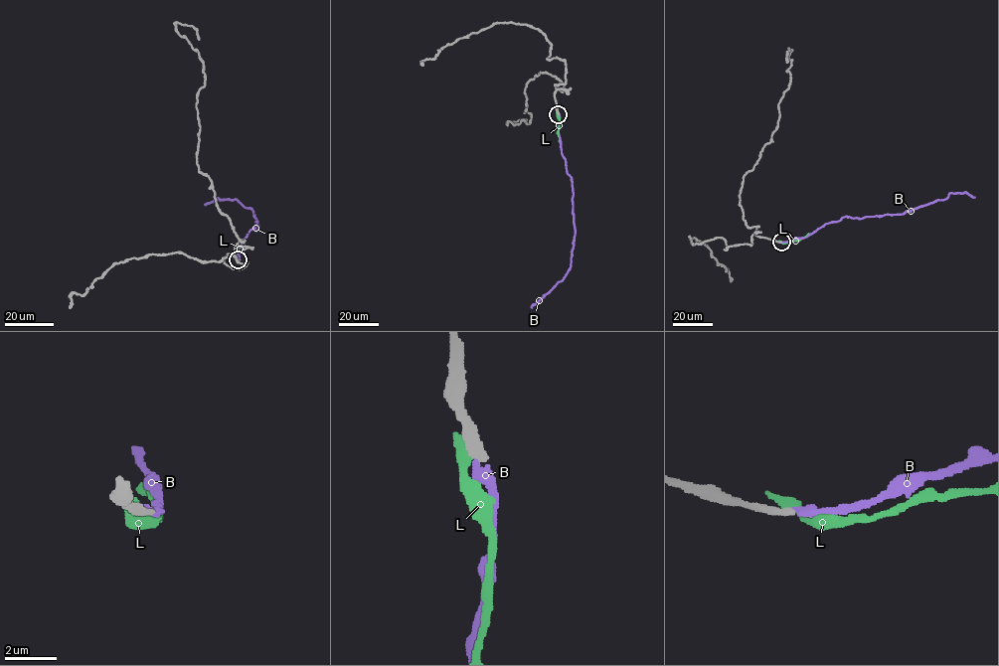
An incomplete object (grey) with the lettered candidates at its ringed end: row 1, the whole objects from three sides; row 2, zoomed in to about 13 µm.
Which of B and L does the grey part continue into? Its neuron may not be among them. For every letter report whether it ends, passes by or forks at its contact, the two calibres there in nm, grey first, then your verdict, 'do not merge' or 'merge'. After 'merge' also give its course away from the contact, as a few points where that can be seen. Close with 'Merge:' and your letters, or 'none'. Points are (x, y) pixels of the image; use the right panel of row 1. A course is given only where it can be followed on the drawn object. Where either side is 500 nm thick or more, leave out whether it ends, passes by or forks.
B: it ends; calibres 400 and 360 nm; merge; course (780, 242), (806, 237), (827, 223), (845, 217), (903, 214), (944, 200), (949, 193), (966, 192), (975, 197)
L: calibres 440 and 550 nm; do not merge
Merge: B

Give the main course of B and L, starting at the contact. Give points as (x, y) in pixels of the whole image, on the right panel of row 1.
B: (780, 242), (806, 237), (827, 223), (845, 217), (903, 214), (944, 200), (949, 193), (966, 192), (975, 197)
L: (780, 242), (798, 241), (808, 233)

